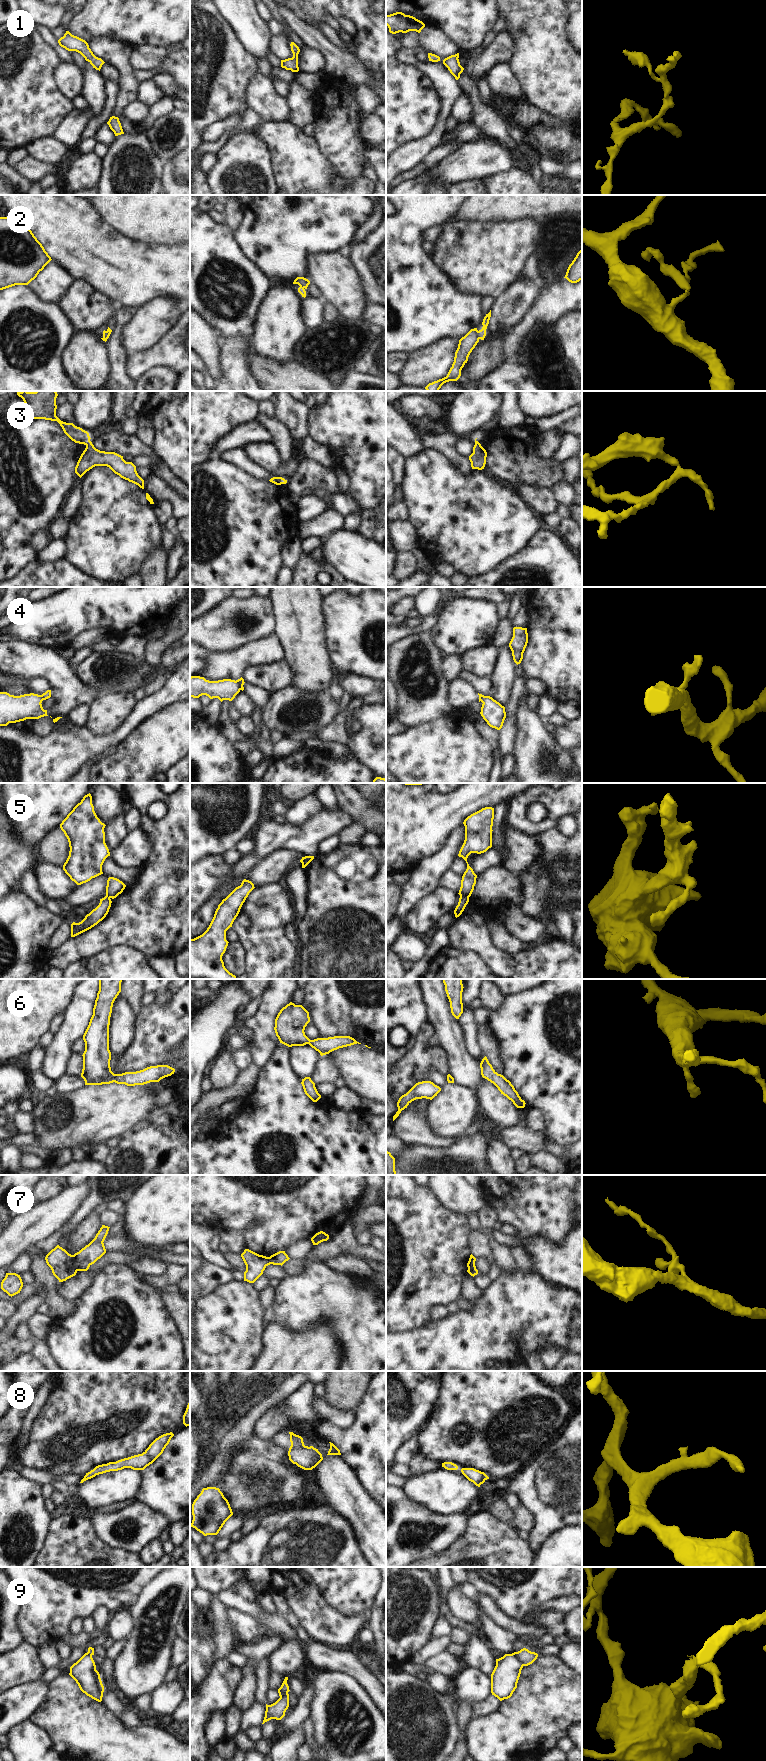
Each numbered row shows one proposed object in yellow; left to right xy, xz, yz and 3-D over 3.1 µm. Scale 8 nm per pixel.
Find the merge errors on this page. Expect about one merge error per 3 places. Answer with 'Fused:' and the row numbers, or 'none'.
Fused: 2, 3, 4, 5, 7, 9

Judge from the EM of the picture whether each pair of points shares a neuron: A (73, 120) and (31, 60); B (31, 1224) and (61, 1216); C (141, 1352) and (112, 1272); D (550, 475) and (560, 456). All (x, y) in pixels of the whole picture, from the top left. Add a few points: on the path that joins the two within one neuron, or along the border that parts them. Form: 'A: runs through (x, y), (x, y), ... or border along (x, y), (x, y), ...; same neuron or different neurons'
A: border along (74, 109), (55, 132); different neurons
B: runs through (38, 1222), (54, 1216); same neuron
C: runs through (136, 1334), (136, 1315), (118, 1292); same neuron
D: border along (552, 457), (561, 464); different neurons

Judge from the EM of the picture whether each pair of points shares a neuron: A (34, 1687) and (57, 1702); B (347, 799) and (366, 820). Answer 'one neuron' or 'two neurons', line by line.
A: two neurons
B: one neuron

